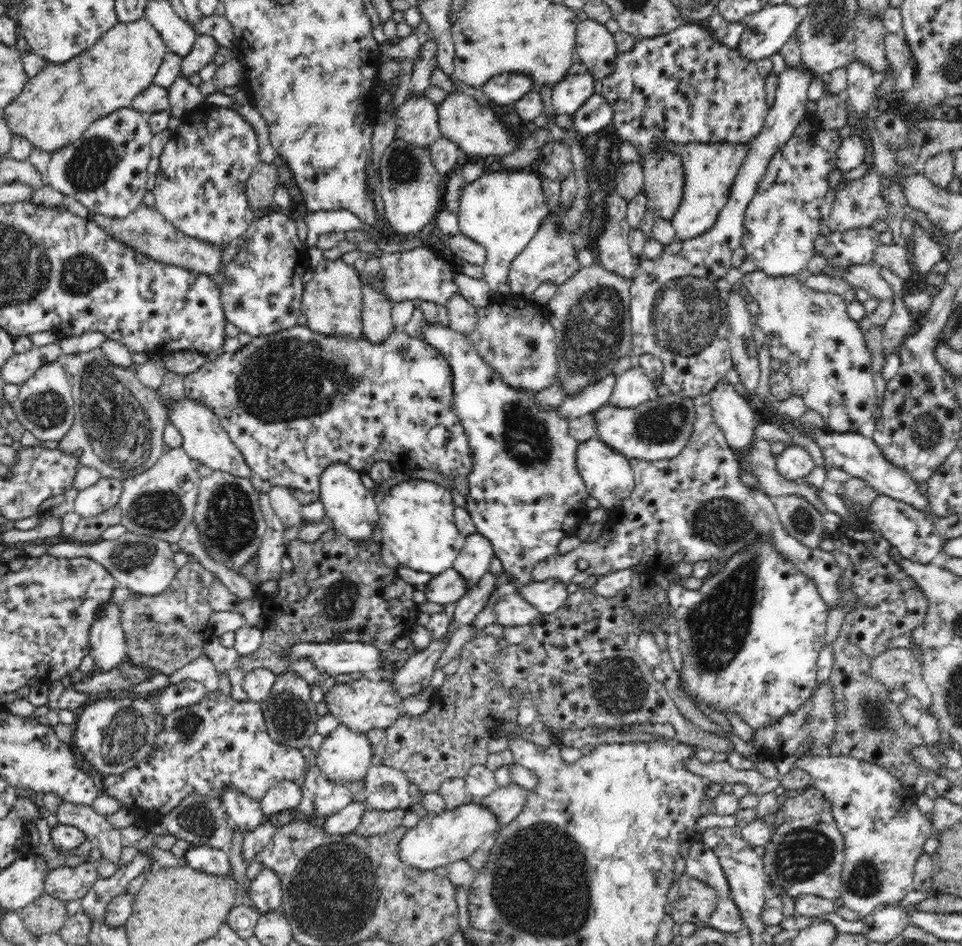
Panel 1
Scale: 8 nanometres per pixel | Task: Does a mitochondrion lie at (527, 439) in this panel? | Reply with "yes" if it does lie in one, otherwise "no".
yes

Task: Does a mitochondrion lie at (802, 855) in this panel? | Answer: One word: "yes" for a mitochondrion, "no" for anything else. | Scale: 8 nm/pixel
yes

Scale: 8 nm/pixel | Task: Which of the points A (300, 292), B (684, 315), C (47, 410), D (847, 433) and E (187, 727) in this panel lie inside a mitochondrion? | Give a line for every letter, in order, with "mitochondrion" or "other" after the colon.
A: other
B: mitochondrion
C: mitochondrion
D: other
E: mitochondrion

